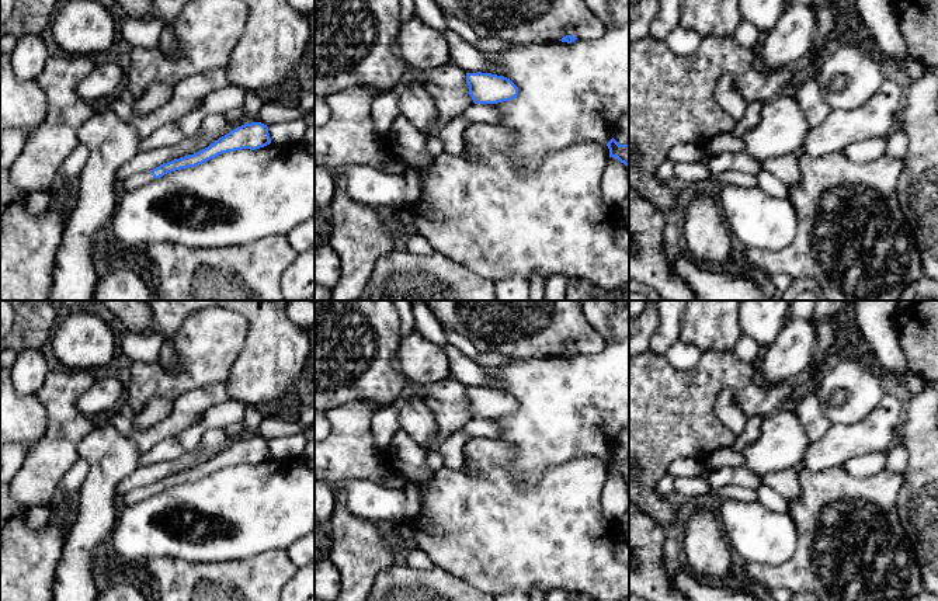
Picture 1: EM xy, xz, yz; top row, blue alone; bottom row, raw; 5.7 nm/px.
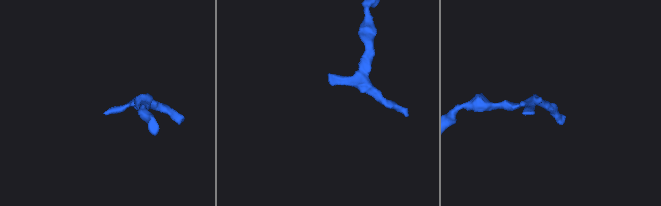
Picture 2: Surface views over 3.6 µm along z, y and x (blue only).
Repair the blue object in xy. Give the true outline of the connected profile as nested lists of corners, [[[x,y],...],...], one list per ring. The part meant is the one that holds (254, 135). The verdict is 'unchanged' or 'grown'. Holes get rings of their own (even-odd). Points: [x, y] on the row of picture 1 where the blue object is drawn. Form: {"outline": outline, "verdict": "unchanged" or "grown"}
{"outline": [[[261,122],[244,124],[194,154],[163,163],[150,171],[132,174],[125,181],[122,181],[122,185],[126,191],[132,191],[153,181],[154,178],[163,177],[167,173],[199,166],[222,153],[242,149],[256,150],[270,143],[271,138],[267,125]]], "verdict": "grown"}

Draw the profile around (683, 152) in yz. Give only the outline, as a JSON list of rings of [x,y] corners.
[[[678,143],[668,152],[667,160],[677,163],[694,163],[705,160],[704,143]]]

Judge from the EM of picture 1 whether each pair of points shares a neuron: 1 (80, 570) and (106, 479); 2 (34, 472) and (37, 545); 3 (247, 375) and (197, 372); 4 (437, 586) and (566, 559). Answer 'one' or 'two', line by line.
1: one
2: two
3: two
4: two

